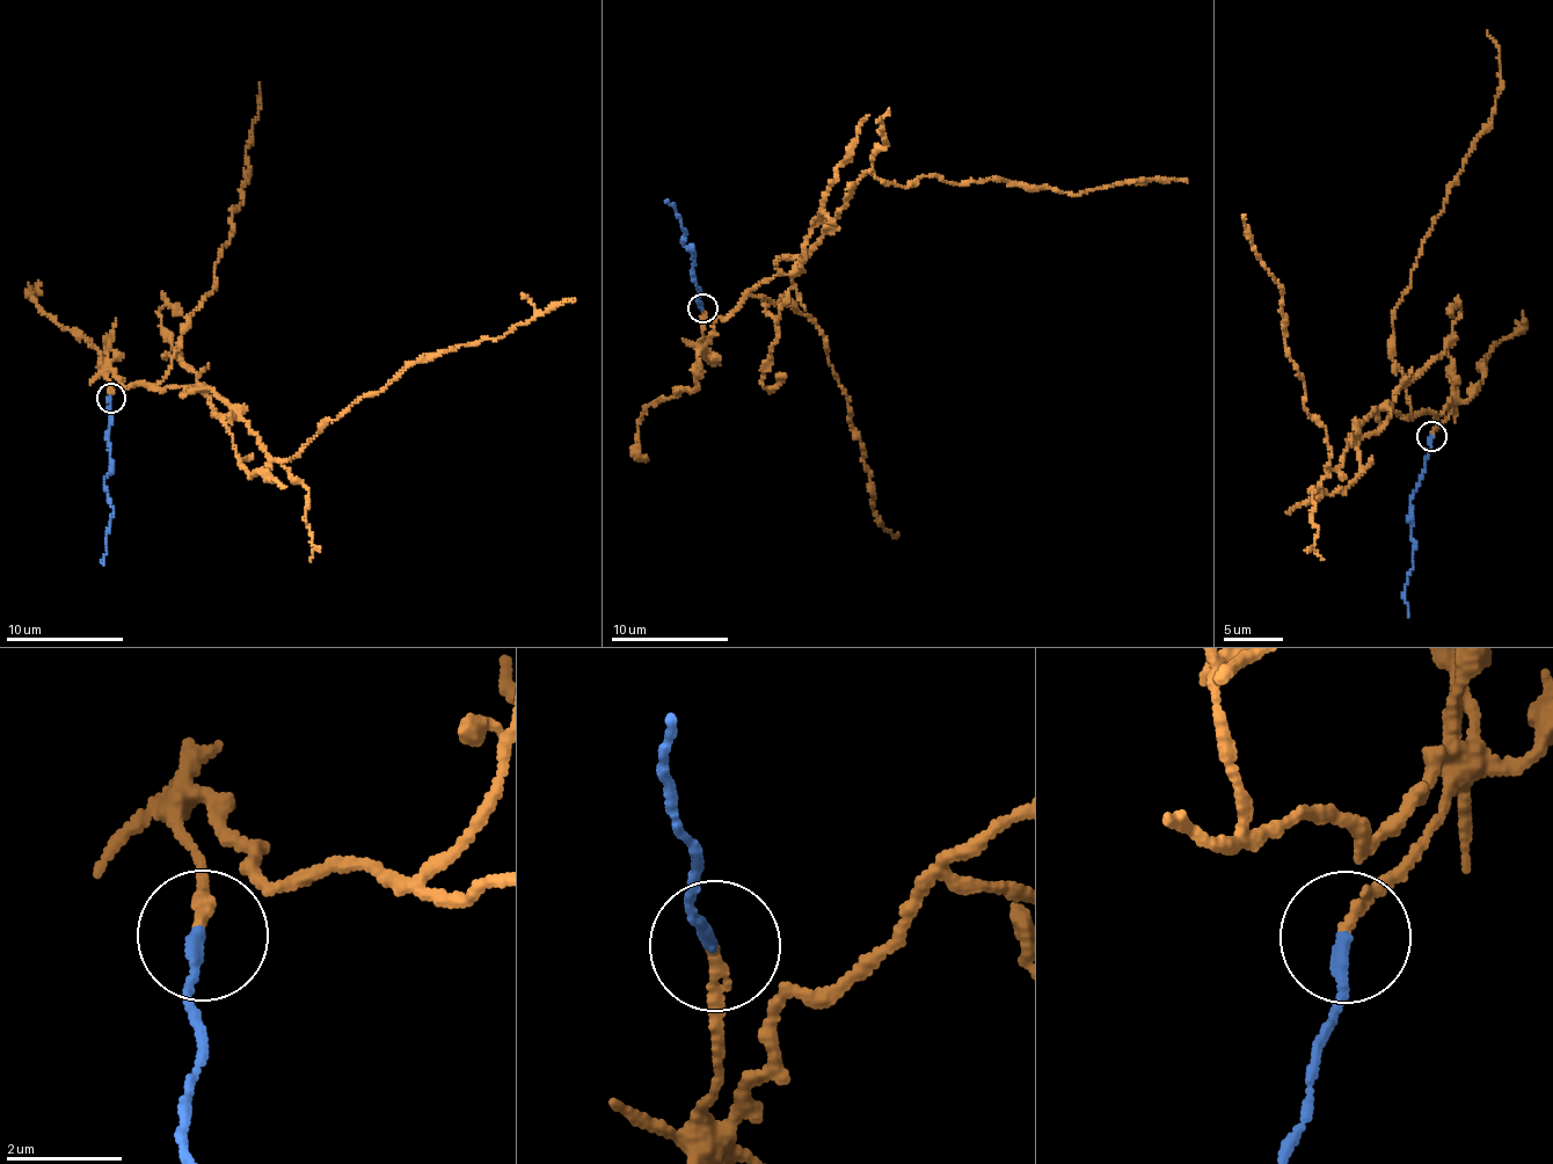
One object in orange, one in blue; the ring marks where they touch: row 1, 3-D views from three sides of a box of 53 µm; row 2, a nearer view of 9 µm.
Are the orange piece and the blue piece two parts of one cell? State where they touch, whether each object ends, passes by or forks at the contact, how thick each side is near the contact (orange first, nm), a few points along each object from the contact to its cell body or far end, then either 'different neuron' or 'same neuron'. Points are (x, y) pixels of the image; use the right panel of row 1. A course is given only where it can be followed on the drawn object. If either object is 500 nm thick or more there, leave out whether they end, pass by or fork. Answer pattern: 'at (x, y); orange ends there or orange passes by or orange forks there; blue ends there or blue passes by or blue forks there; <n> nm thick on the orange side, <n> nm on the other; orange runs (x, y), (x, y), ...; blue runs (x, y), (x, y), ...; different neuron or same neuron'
at (1431, 436); orange ends there; blue ends there; 170 nm thick on the orange side, 200 nm on the other; orange runs (1430, 435), (1448, 407), (1408, 419), (1390, 405), (1325, 468), (1282, 288), (1245, 215); blue runs (1430, 437), (1424, 472), (1409, 501), (1413, 562), (1405, 587), (1408, 617); different neuron

